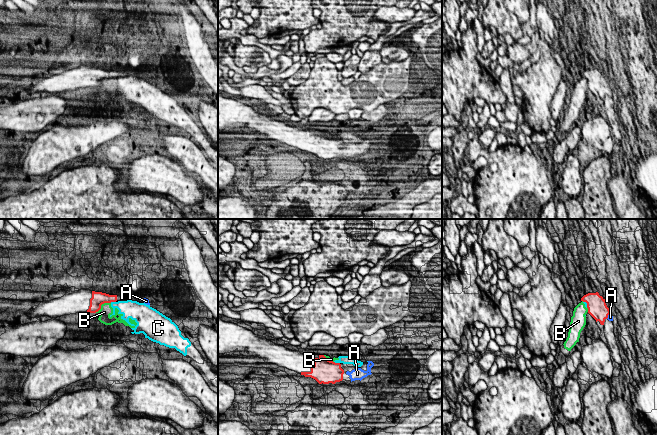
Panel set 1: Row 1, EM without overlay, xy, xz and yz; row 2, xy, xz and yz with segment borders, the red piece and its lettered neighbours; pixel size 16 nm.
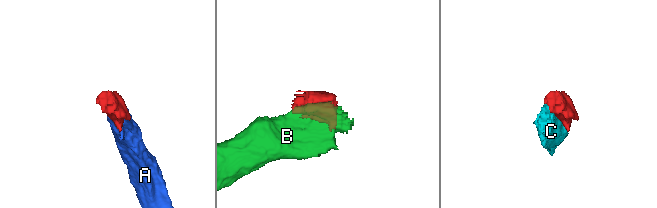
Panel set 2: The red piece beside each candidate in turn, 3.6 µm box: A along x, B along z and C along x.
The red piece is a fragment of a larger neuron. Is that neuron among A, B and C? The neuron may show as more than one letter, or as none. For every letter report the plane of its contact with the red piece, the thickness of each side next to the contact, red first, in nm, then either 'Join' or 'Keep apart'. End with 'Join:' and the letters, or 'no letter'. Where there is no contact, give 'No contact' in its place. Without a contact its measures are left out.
A: Touches red in yz. Thickness 320 nm (red) against 90 nm. Join
B: Touches red in xy. Thickness 220 nm (red) against 200 nm. Keep apart
C: Touches red in xz. Thickness 380 nm (red) against 130 nm. Keep apart
Join: A

